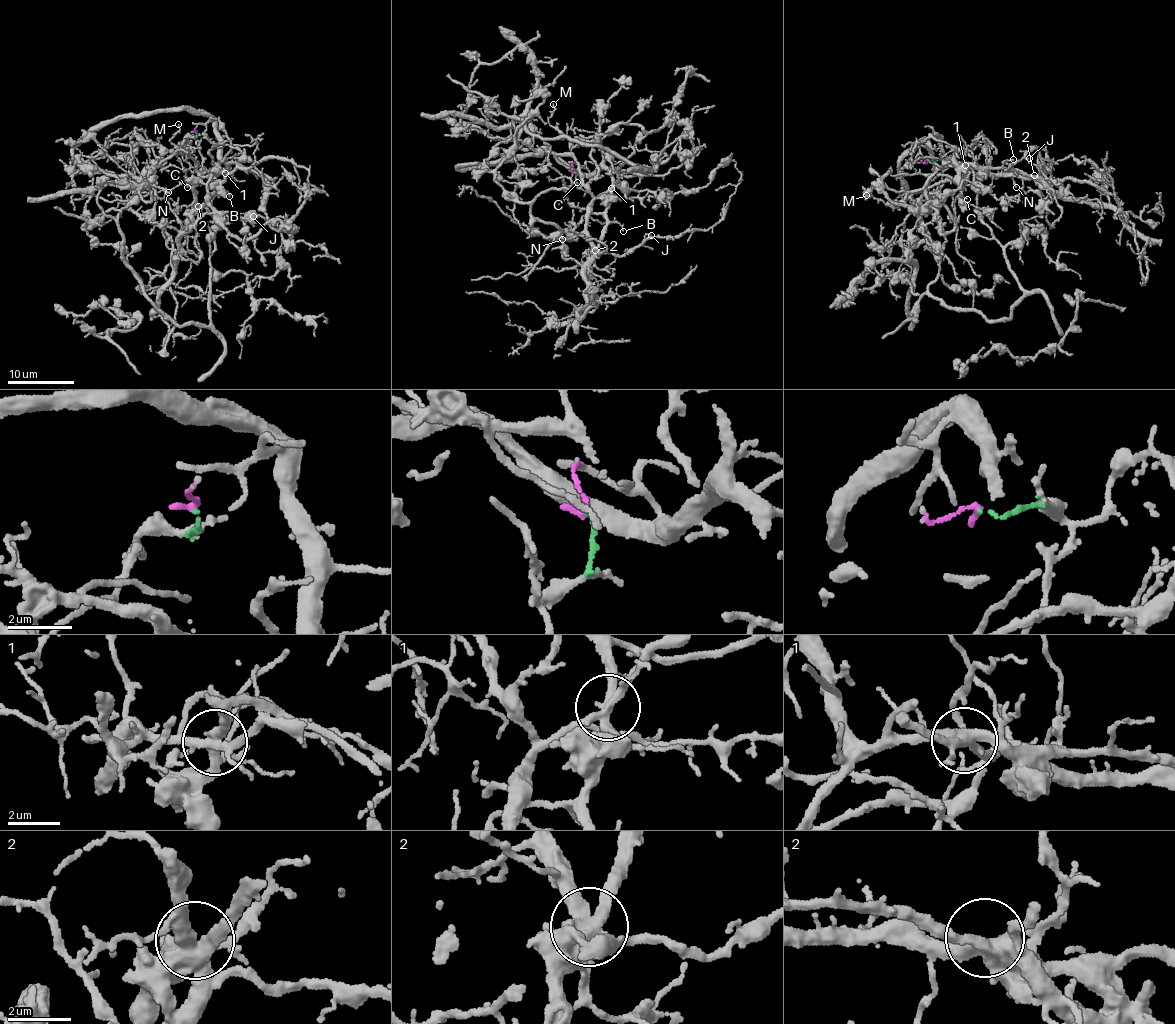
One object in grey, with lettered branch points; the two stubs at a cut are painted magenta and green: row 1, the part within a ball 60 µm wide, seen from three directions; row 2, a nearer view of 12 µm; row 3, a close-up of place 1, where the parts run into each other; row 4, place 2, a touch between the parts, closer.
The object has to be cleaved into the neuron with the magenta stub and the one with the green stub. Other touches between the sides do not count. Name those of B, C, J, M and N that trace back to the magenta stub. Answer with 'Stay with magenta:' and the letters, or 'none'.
Stay with magenta: B

